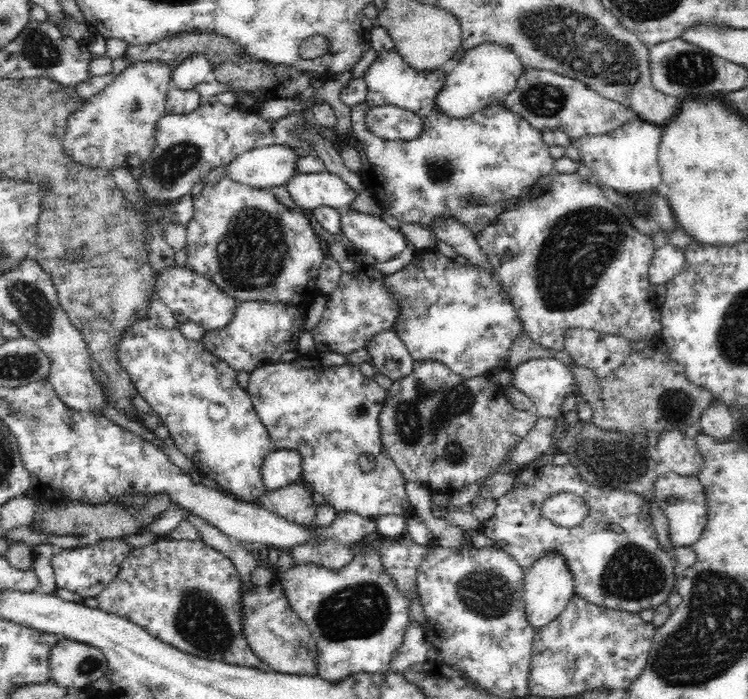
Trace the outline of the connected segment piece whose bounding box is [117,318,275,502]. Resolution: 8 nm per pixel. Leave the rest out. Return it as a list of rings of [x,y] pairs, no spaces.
[[[150,318],[138,320],[126,330],[117,354],[118,363],[128,371],[138,392],[152,407],[151,411],[160,416],[159,424],[168,427],[176,448],[192,460],[195,468],[215,480],[218,488],[234,494],[241,501],[256,502],[260,496],[266,495],[261,470],[266,456],[275,448],[268,430],[254,410],[249,393],[238,385],[236,369],[208,351],[200,341],[184,337],[177,328],[162,328]]]

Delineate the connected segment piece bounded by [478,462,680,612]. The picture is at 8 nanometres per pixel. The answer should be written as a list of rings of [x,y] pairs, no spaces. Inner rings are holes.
[[[570,462],[563,466],[546,464],[537,468],[532,474],[516,480],[507,494],[496,500],[494,514],[486,522],[480,523],[478,530],[492,539],[492,547],[508,551],[524,569],[532,568],[532,564],[542,559],[542,556],[557,552],[558,555],[563,556],[573,576],[577,596],[603,608],[640,612],[646,609],[656,610],[661,604],[667,602],[670,593],[675,590],[680,570],[673,547],[667,550],[660,547],[654,526],[650,518],[646,518],[646,512],[648,512],[648,500],[635,492],[592,486],[580,476],[576,467]],[[559,492],[576,493],[588,503],[586,518],[574,528],[558,527],[542,516],[541,506],[544,499]],[[611,524],[621,526],[622,532],[610,529]]]

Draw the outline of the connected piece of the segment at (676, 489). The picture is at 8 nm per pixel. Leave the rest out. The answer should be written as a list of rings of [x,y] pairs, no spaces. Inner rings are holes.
[[[672,471],[662,474],[654,482],[654,502],[662,508],[669,520],[668,536],[672,546],[692,546],[707,523],[705,494],[699,478],[696,475],[680,476]],[[668,498],[674,498],[674,502]]]

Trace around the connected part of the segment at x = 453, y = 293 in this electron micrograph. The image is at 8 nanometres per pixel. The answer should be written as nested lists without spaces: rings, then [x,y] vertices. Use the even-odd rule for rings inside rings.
[[[437,247],[416,250],[414,259],[404,268],[385,276],[385,284],[389,284],[398,304],[401,304],[401,320],[398,320],[394,332],[406,345],[414,362],[436,361],[464,377],[487,375],[496,366],[507,364],[510,346],[523,332],[523,322],[496,274],[484,267],[456,264]]]

